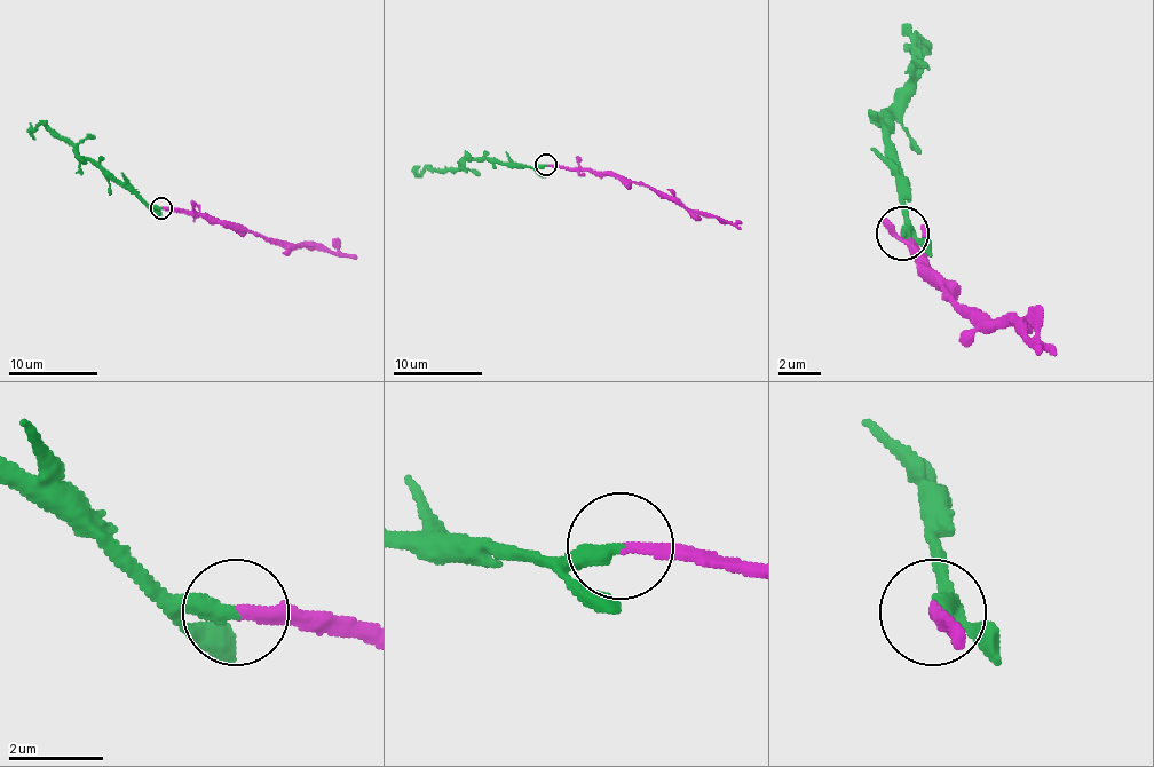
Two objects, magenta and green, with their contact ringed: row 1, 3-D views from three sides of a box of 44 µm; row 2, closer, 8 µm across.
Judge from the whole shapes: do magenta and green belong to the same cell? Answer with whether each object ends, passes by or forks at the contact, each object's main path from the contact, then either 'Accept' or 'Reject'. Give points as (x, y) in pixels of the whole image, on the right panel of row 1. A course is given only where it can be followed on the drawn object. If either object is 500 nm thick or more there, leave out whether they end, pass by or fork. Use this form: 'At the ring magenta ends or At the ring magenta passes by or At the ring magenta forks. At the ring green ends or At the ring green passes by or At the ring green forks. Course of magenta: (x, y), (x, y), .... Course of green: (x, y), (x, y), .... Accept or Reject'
At the ring magenta ends. At the ring green ends. Course of magenta: (901, 231), (922, 263), (974, 322), (1011, 322), (1043, 348), (1037, 353). Course of green: (901, 231), (906, 227), (890, 121), (911, 84), (916, 37), (927, 69). Reject

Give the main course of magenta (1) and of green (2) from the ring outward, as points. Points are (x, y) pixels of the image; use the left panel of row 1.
1: (160, 207), (229, 221), (284, 245), (317, 245), (357, 258)
2: (160, 207), (144, 205), (44, 125), (32, 129), (34, 139)

